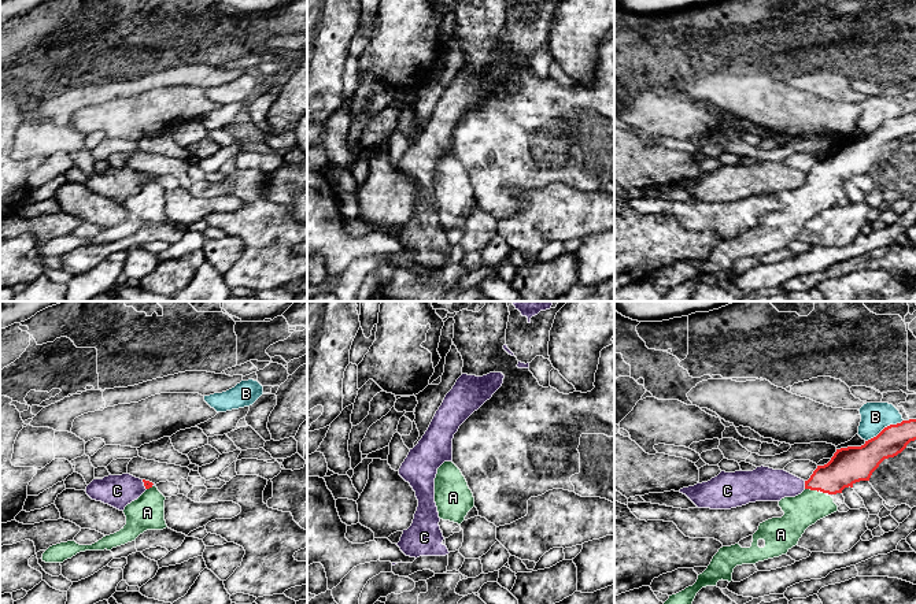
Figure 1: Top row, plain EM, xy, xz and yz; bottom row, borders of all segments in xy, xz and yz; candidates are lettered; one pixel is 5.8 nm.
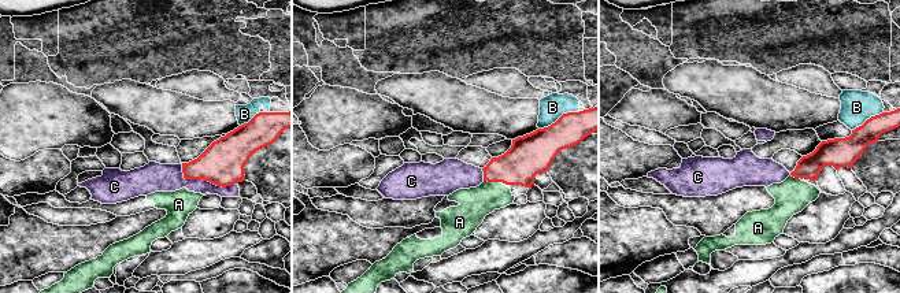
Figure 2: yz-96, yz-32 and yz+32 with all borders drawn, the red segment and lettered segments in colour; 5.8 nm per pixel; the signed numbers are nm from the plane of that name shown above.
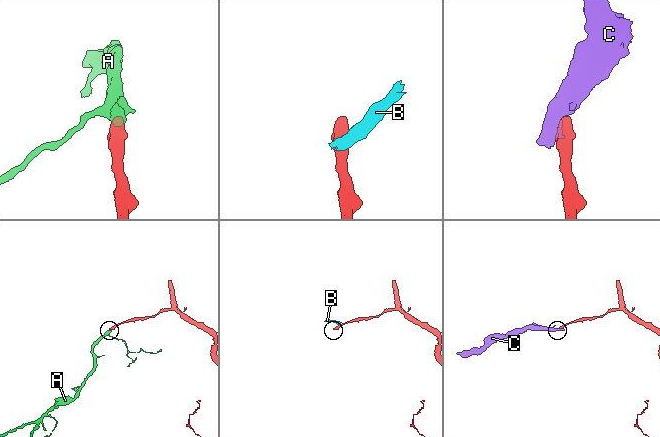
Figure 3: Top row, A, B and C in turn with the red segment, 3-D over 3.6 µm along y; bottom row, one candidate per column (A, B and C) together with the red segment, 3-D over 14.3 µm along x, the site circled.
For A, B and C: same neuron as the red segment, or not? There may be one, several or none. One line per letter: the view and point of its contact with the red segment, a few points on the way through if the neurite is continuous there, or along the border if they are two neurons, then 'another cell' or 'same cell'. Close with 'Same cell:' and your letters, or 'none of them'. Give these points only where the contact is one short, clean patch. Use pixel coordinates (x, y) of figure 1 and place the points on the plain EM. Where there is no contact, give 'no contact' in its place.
A: contact yz (812, 182); way yz (848, 159), (812, 182), (811, 196), (804, 203); same cell
B: contact yz (885, 121); border yz (902, 112), (885, 119), (865, 134); another cell
C: contact yz (805, 178); border yz (804, 174), (805, 181); another cell
Same cell: A

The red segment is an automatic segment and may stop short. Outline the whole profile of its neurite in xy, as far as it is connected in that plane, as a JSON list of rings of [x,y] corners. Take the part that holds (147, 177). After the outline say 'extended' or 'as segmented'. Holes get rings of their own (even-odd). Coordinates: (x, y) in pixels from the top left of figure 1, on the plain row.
[[[143,173],[143,175],[147,184],[137,193],[125,200],[123,207],[126,210],[126,218],[119,225],[106,229],[92,238],[80,238],[75,234],[52,238],[43,247],[43,255],[63,256],[80,245],[111,244],[112,241],[136,234],[136,231],[147,223],[166,222],[166,190],[152,175],[145,173]]] | extended

